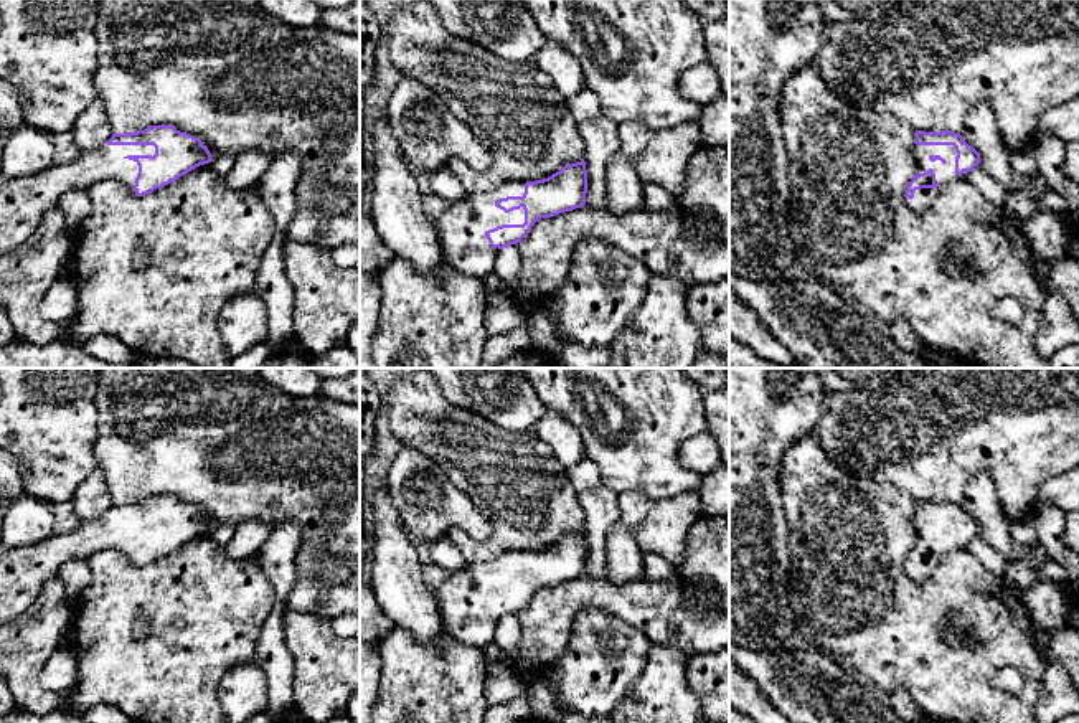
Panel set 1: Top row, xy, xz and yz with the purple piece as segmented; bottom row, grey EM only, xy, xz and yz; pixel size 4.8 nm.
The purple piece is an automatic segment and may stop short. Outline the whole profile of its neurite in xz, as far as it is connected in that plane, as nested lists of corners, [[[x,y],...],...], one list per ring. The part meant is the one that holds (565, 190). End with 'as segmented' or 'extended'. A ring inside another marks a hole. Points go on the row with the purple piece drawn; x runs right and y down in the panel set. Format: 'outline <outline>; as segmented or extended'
outline [[[404,0],[394,7],[394,12],[391,15],[391,21],[388,26],[388,45],[389,45],[389,58],[396,69],[404,76],[419,81],[421,84],[427,86],[434,92],[439,92],[444,101],[447,102],[450,112],[464,122],[474,137],[478,140],[480,145],[483,145],[492,154],[492,165],[483,170],[477,172],[474,170],[465,160],[460,157],[452,157],[447,162],[447,168],[460,180],[464,185],[467,195],[462,201],[447,205],[445,210],[436,218],[431,220],[432,226],[436,229],[436,236],[441,243],[445,262],[459,269],[462,274],[469,277],[477,277],[480,281],[485,281],[490,274],[493,274],[493,266],[498,256],[498,251],[503,248],[508,248],[511,244],[520,243],[533,228],[533,224],[541,218],[551,218],[564,211],[572,211],[576,208],[581,208],[586,205],[586,193],[587,193],[587,170],[584,162],[584,142],[577,130],[577,122],[571,116],[566,97],[559,92],[559,89],[554,86],[553,79],[538,69],[538,66],[533,61],[526,63],[511,63],[507,61],[495,53],[478,46],[477,43],[465,41],[459,36],[454,36],[449,33],[436,12],[436,8],[429,3],[429,0]]]; extended

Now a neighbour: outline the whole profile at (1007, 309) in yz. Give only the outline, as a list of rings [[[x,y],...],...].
[[[1003,297],[992,305],[992,315],[1003,322],[1016,324],[1023,317],[1023,309],[1016,299]]]

